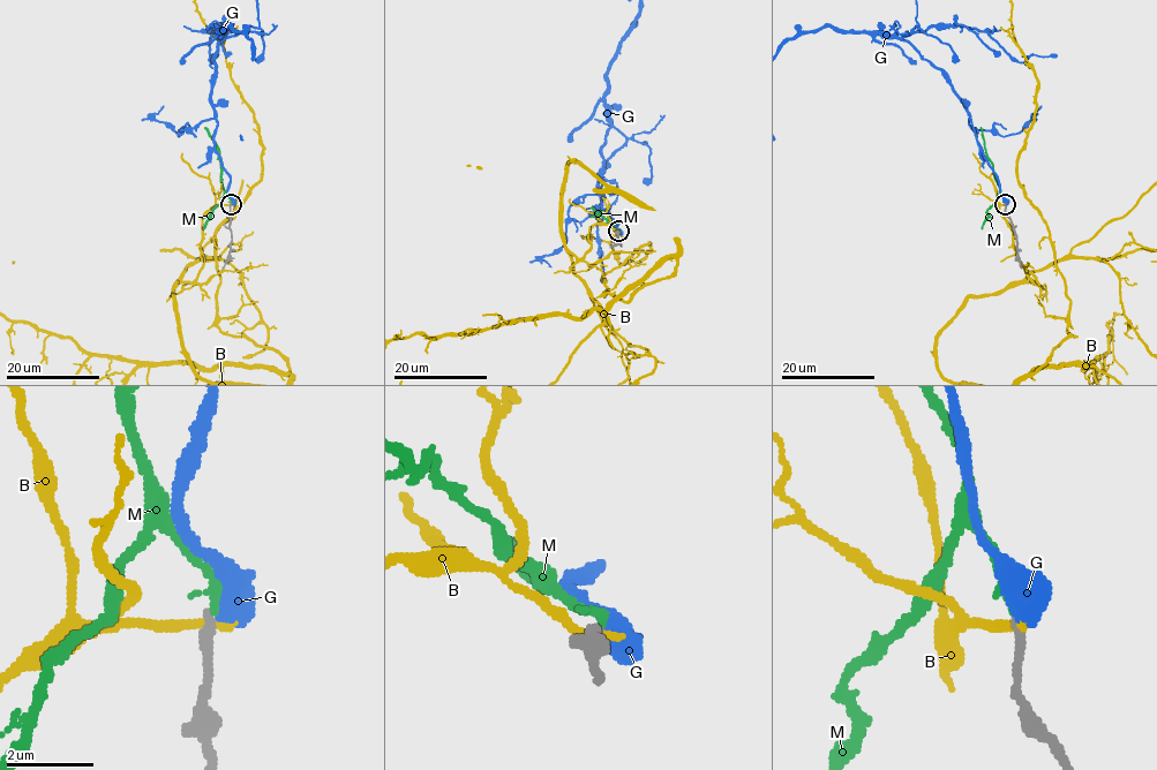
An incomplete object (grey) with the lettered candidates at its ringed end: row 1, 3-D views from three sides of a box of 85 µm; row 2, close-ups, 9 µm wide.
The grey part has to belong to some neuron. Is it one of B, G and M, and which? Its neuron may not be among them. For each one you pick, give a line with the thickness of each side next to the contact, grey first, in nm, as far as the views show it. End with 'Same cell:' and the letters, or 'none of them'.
M: calibres 240 and 170 nm
Same cell: M

